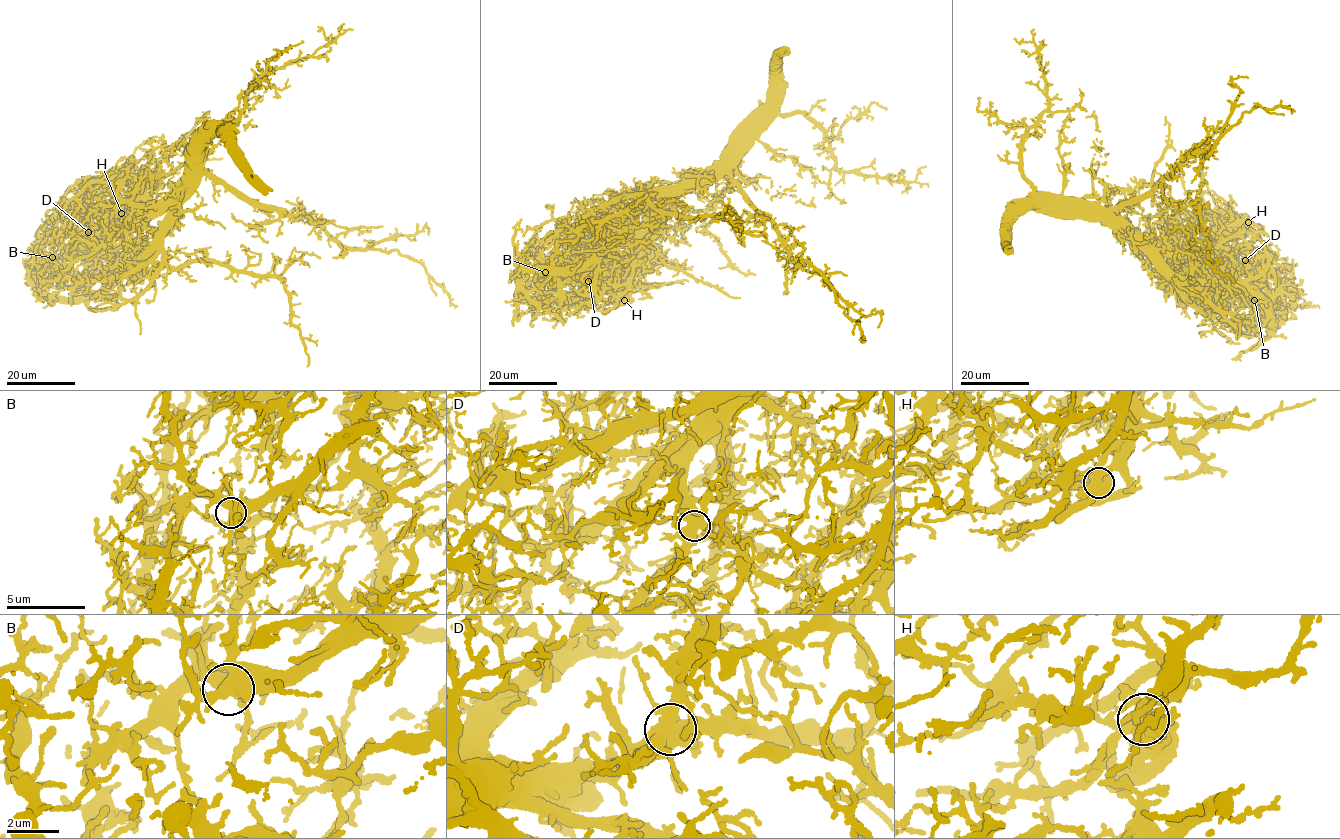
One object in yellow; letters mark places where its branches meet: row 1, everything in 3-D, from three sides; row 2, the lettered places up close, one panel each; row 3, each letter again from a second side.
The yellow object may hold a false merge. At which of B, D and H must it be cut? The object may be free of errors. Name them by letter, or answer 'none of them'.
none of them

